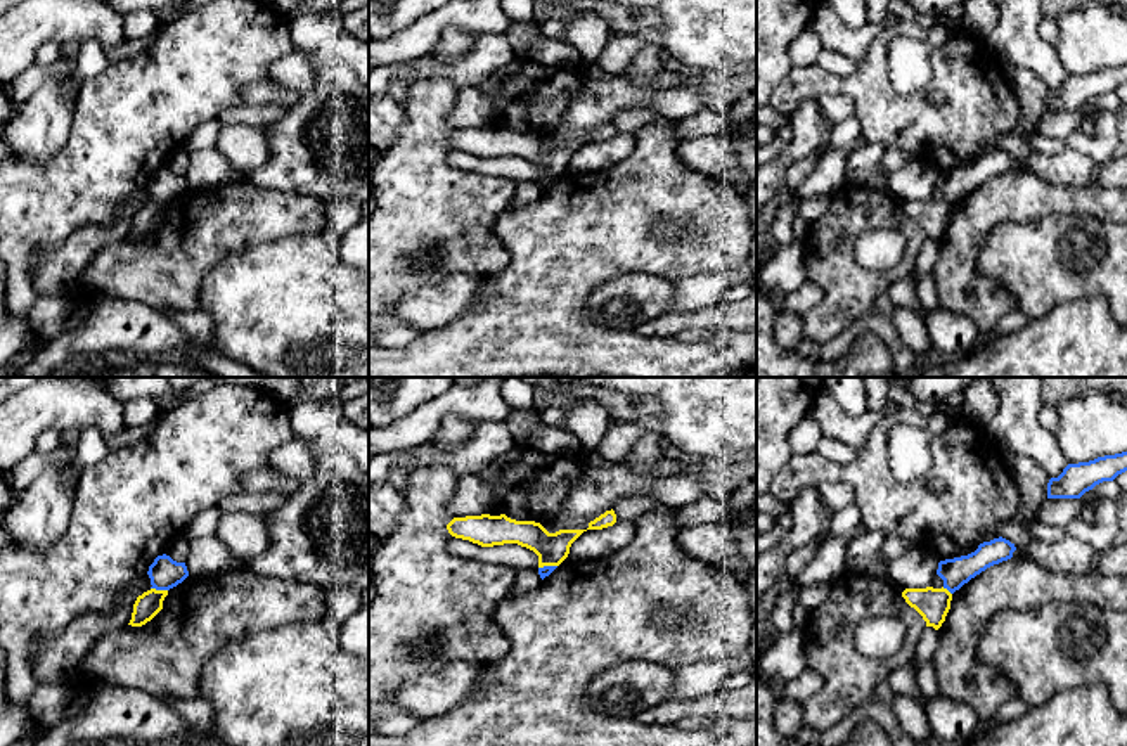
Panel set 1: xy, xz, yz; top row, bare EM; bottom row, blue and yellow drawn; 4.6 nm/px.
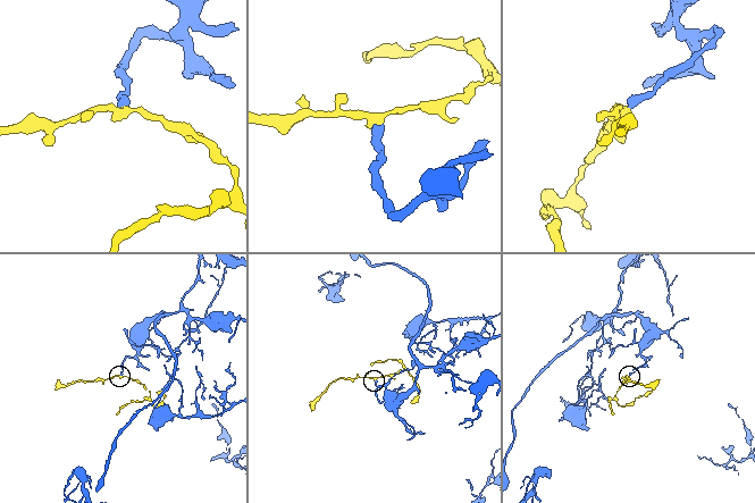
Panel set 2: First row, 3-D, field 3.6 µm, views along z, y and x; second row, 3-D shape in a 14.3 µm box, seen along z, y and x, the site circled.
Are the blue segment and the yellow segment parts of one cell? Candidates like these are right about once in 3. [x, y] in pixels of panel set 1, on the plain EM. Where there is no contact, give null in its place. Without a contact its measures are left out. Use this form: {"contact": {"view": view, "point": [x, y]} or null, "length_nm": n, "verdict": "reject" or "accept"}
{"contact": {"view": "xy", "point": [160, 201]}, "length_nm": 80, "verdict": "reject"}

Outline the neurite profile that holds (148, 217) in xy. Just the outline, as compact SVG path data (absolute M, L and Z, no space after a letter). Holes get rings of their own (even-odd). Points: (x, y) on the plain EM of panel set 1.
M151 201L142 208L138 208L133 216L132 232L128 237L142 239L147 234L151 234L163 222L163 213L166 208L168 203L156 203L156 201Z

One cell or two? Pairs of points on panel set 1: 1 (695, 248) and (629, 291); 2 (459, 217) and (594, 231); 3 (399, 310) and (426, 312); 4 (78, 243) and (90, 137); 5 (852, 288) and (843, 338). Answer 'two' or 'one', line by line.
1: two
2: two
3: one
4: two
5: two

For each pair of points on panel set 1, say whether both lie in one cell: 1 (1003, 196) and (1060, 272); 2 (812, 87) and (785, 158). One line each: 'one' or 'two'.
1: two
2: two

